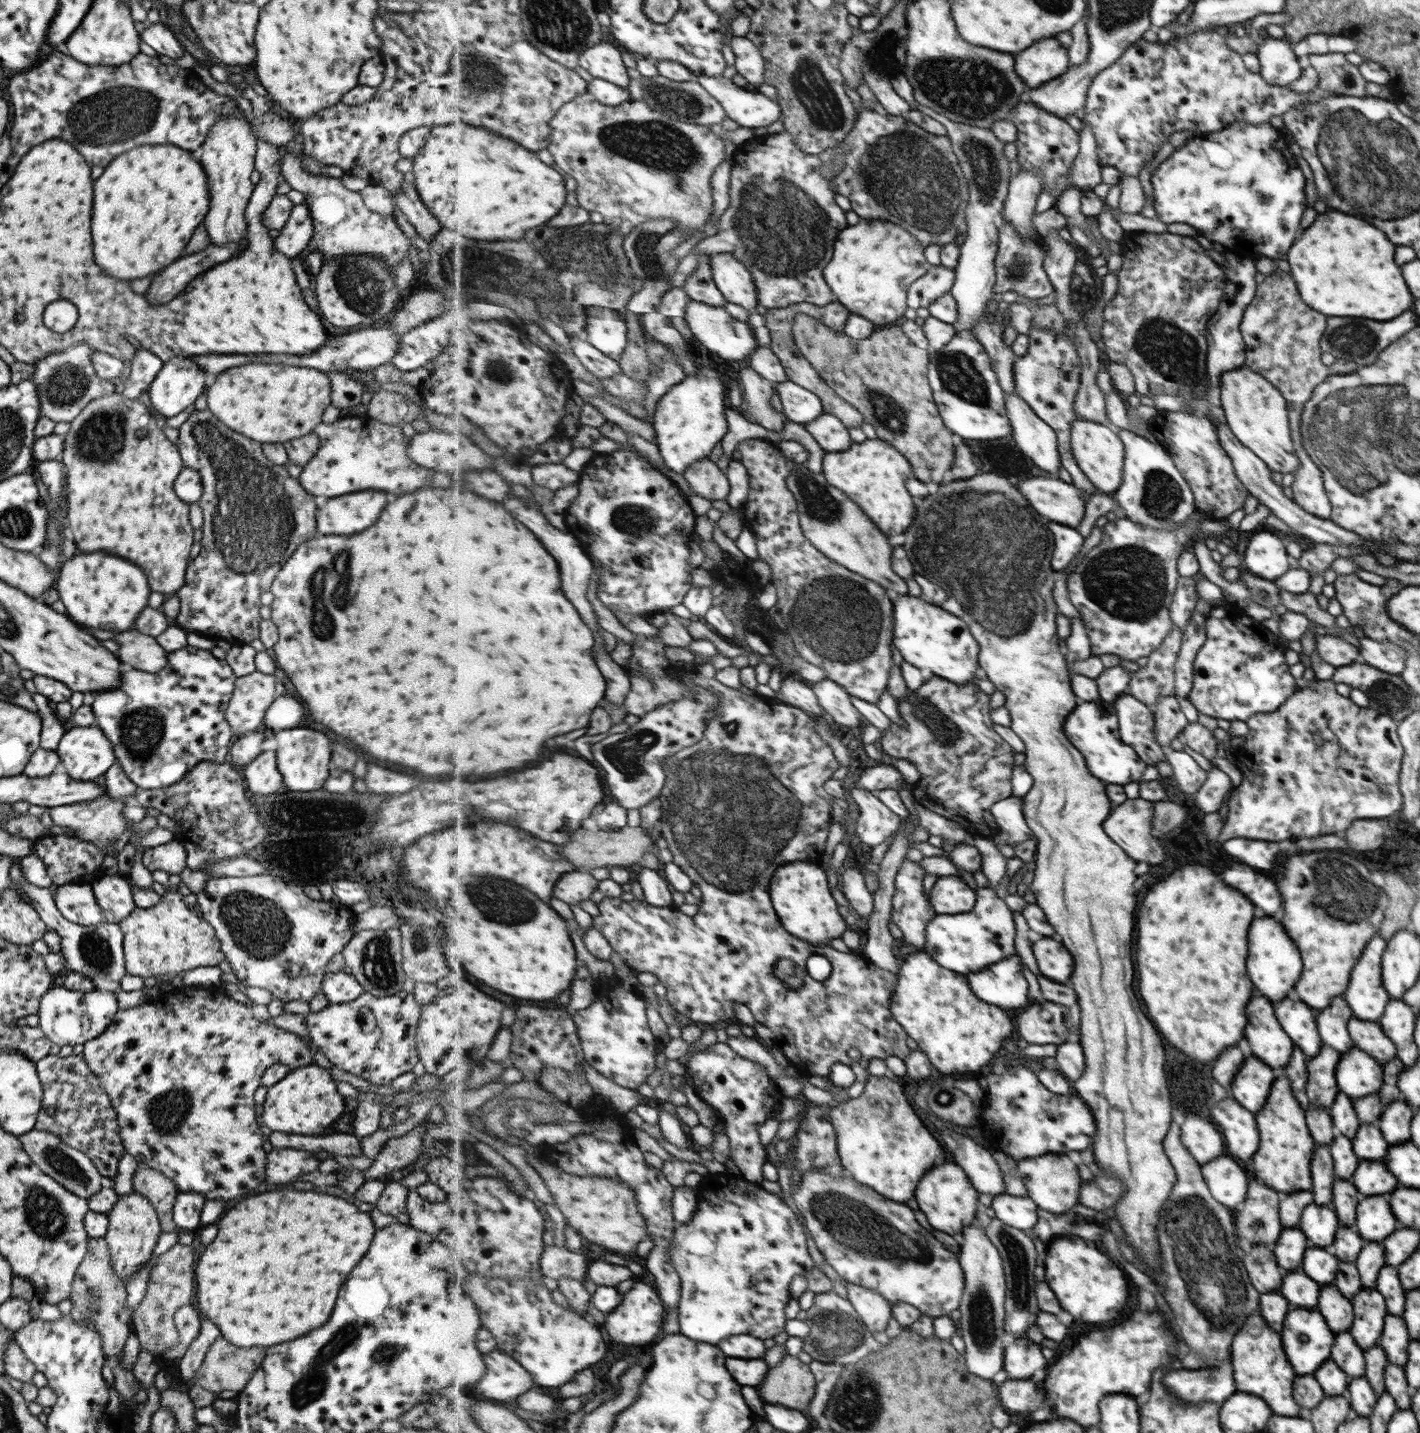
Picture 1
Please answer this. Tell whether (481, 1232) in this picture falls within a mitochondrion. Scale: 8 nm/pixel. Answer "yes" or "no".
no

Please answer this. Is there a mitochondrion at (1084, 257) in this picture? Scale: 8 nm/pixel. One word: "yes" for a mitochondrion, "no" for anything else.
no

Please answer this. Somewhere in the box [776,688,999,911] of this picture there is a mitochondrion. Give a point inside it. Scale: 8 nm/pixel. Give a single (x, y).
(924, 711)

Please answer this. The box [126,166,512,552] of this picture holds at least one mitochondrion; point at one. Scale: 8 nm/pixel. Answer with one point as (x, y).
(365, 291)

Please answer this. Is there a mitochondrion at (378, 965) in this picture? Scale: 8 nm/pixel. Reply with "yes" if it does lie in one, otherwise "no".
yes

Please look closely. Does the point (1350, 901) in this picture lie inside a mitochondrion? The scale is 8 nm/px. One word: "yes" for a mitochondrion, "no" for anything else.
yes

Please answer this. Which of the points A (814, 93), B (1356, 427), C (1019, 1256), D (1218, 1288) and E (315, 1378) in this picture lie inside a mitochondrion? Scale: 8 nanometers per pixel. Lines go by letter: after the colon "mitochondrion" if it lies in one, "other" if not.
A: mitochondrion
B: mitochondrion
C: mitochondrion
D: mitochondrion
E: mitochondrion

